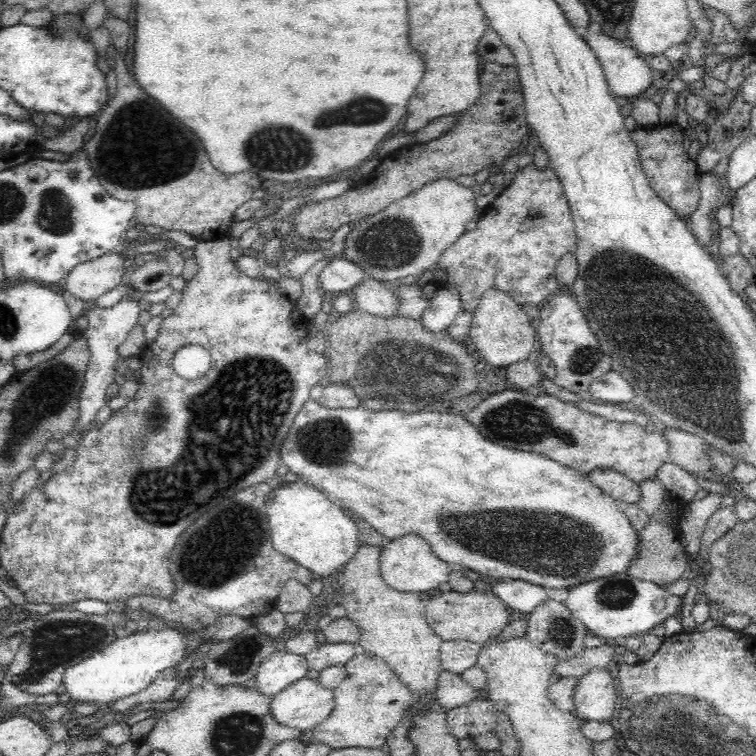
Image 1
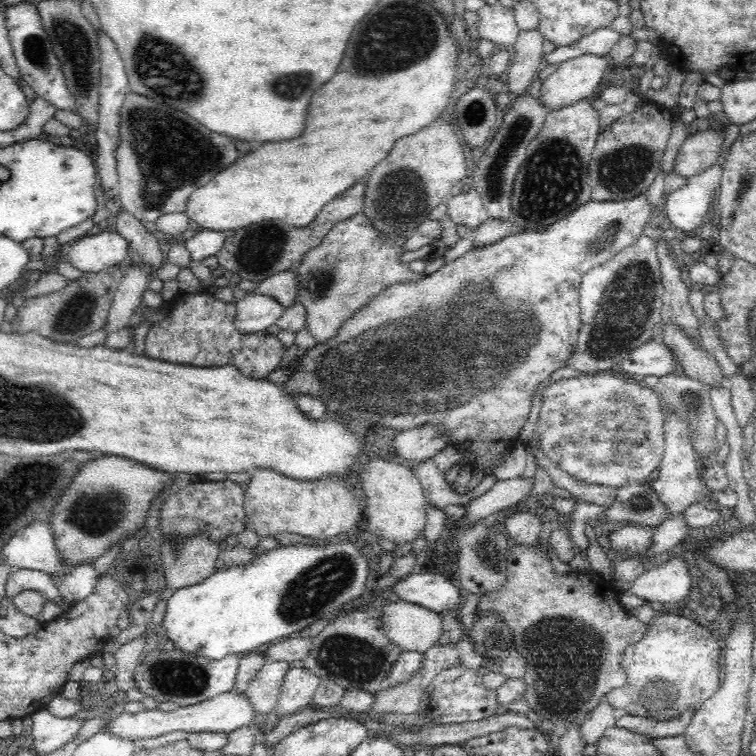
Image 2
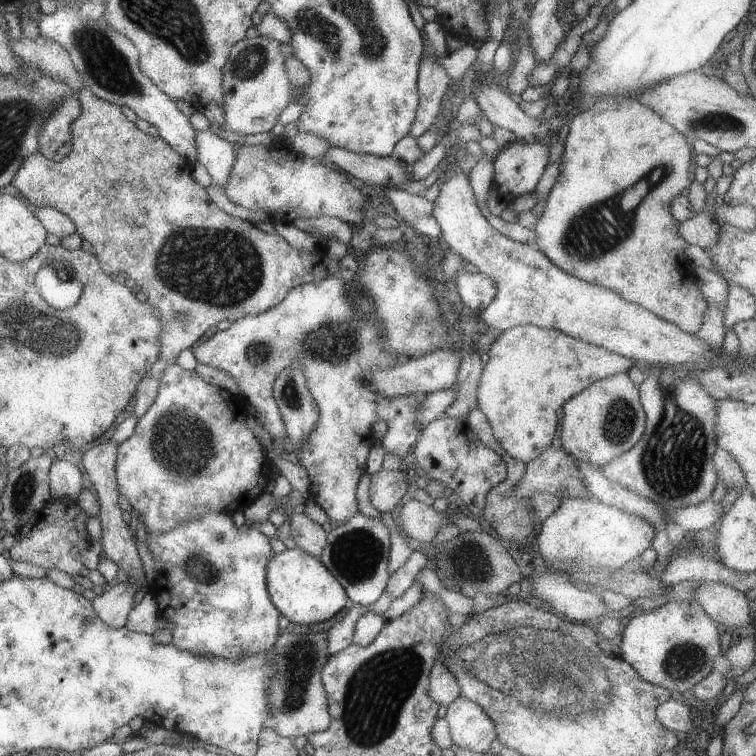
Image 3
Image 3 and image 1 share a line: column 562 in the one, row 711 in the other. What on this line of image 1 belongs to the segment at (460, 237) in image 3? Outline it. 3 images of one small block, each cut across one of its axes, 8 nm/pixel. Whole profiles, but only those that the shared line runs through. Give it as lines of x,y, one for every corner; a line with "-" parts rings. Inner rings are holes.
302,678
273,697
270,713
279,724
303,732
324,722
334,708
335,697
332,689
326,689
317,679

